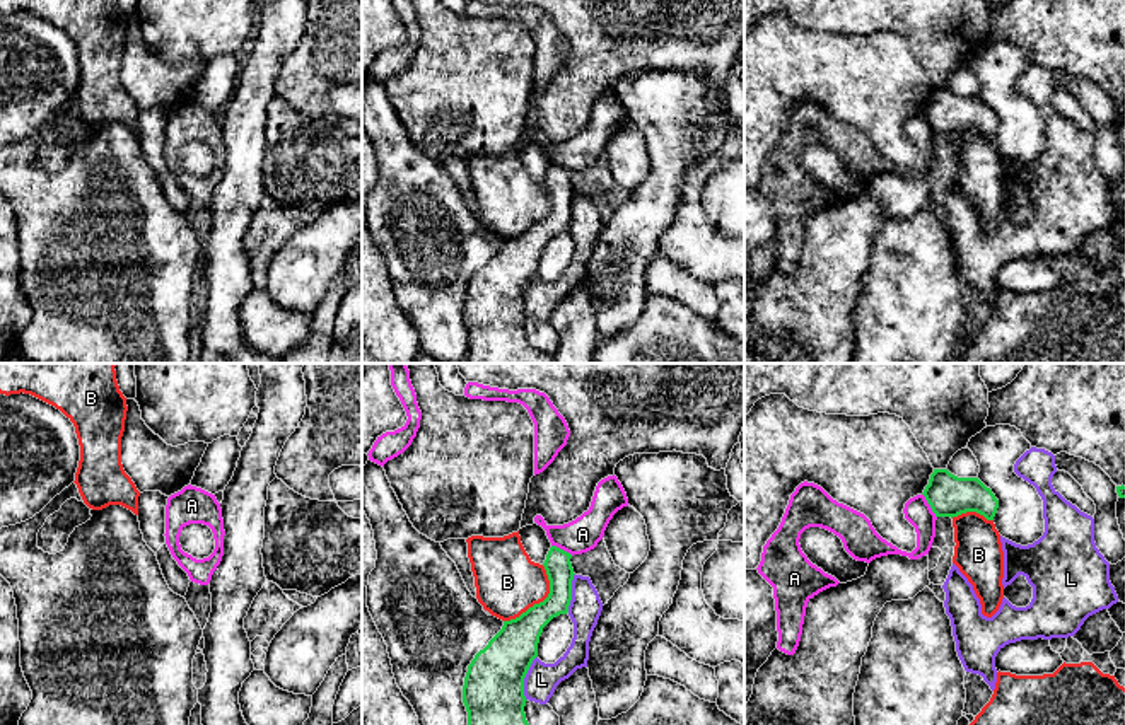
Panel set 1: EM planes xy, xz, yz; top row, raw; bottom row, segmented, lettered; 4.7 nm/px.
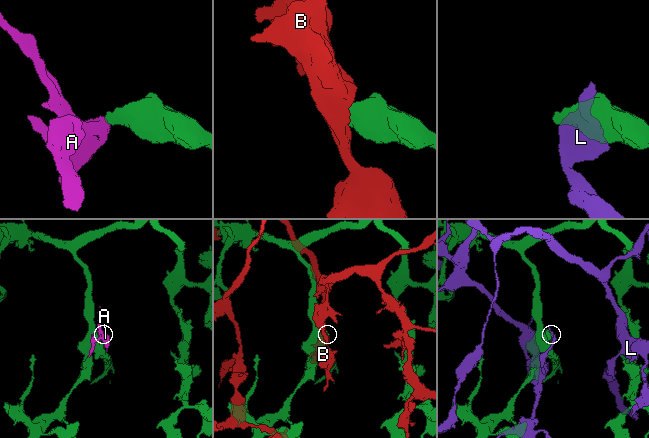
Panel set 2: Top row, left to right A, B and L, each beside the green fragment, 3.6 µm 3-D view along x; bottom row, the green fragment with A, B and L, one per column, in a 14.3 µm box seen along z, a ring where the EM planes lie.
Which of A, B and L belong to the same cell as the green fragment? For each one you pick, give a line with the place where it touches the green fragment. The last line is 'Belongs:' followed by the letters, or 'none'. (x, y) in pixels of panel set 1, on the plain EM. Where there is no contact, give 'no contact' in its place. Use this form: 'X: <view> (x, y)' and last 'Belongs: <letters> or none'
Belongs: none

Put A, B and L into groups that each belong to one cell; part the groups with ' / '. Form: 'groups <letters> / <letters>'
groups A / B / L

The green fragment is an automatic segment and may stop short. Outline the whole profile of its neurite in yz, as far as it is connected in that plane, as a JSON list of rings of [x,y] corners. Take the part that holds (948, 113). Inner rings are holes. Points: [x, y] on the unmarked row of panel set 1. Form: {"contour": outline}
{"contour": [[[934,87],[922,113],[936,135],[976,130],[994,138],[999,126],[999,118],[978,96],[958,96],[947,87]]]}

